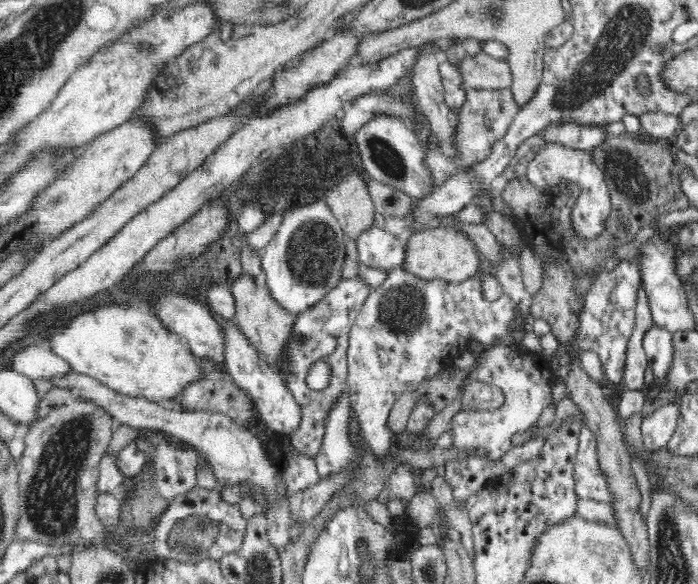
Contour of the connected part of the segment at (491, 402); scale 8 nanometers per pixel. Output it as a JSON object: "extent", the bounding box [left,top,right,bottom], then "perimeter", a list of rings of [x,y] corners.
{"extent":[461,379,503,411],"perimeter":[[[470,379],[464,385],[461,408],[469,411],[495,411],[503,404],[503,392],[492,383]]]}

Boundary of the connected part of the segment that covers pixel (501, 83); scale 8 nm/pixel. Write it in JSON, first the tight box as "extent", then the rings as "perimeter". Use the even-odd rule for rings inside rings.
{"extent":[457,50,512,89],"perimeter":[[[483,50],[472,53],[457,64],[464,88],[501,89],[510,88],[512,73],[509,61],[494,58]]]}

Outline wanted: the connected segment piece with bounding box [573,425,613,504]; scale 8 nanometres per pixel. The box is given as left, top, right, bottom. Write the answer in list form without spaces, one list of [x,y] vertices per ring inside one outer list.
[[[582,426],[579,444],[574,457],[575,491],[578,497],[613,503],[613,493],[609,489],[608,476],[601,471],[597,457],[597,442],[588,426]]]

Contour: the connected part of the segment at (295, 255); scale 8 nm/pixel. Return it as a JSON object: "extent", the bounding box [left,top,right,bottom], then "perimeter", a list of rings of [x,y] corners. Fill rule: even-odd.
{"extent":[260,198,348,316],"perimeter":[[[324,198],[285,211],[276,236],[260,253],[266,288],[275,303],[283,311],[296,316],[325,299],[342,279],[347,242],[348,237]]]}

